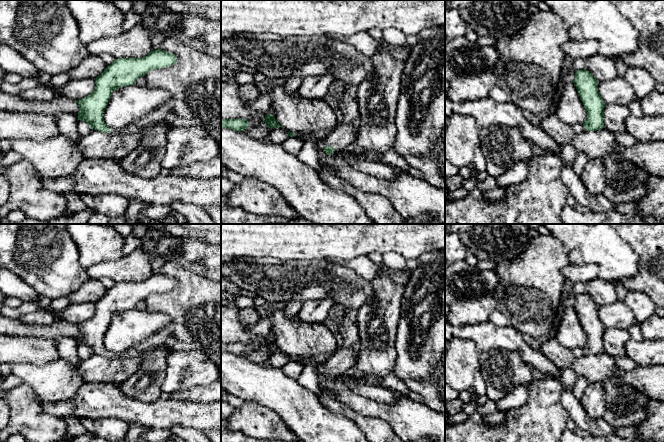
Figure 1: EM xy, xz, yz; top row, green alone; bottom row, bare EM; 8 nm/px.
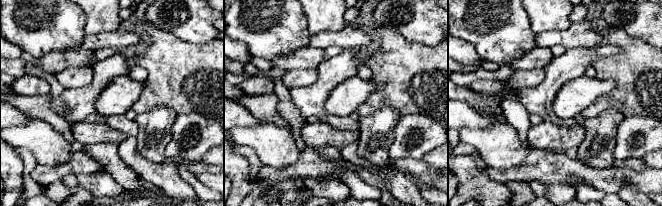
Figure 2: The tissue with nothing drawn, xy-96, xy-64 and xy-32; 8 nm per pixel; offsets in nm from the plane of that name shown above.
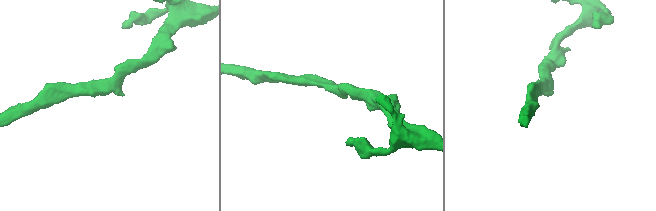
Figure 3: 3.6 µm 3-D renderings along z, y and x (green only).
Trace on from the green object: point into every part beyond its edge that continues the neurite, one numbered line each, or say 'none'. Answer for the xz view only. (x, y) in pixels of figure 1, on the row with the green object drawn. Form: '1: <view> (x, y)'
1: xz (345, 133)

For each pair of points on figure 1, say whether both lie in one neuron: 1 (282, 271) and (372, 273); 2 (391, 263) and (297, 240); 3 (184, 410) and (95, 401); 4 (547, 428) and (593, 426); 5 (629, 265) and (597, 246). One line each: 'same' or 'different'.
1: different
2: different
3: same
4: different
5: same

